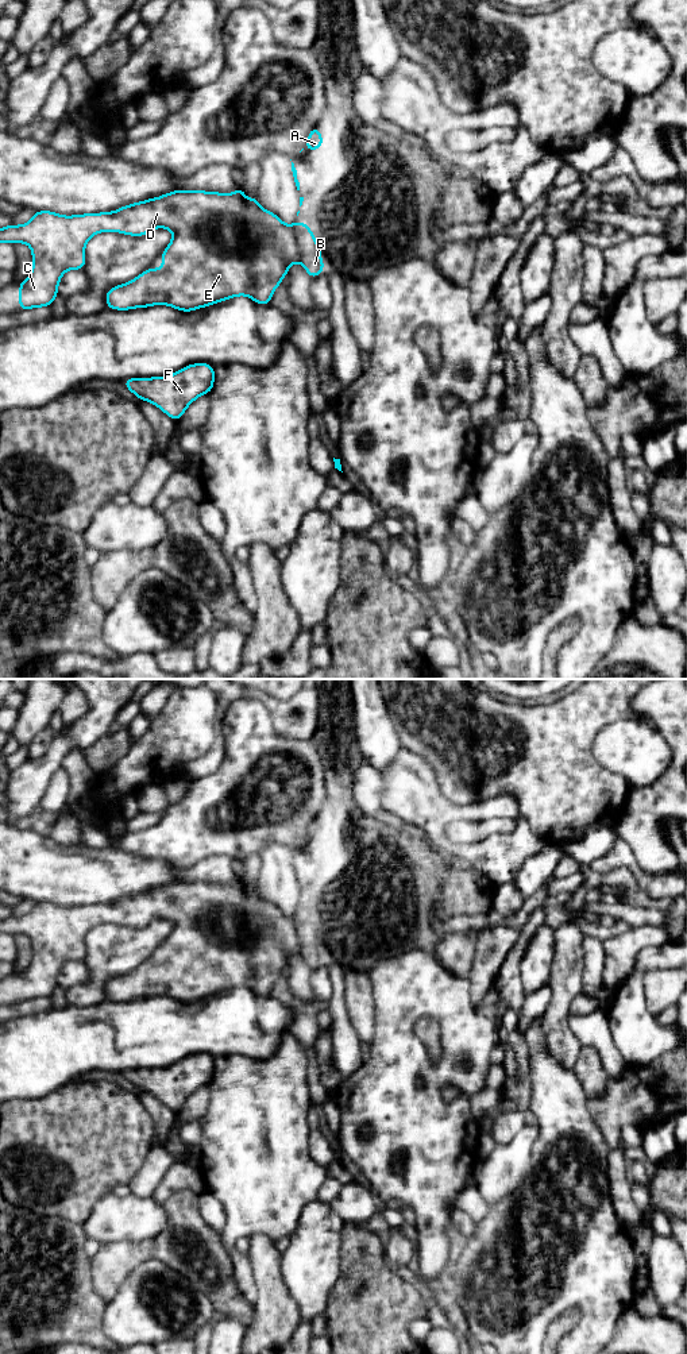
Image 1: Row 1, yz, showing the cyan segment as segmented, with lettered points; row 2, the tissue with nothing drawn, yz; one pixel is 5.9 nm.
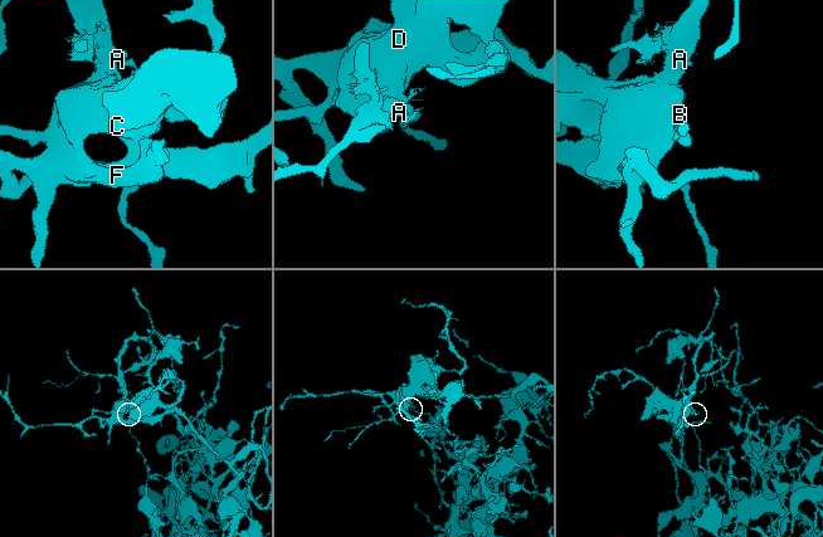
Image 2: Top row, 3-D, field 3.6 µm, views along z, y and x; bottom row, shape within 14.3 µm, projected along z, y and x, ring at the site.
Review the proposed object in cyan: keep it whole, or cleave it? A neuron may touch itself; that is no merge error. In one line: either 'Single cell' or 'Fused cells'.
Single cell

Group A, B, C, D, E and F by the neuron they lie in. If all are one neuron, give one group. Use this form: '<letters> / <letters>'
A B C D E F

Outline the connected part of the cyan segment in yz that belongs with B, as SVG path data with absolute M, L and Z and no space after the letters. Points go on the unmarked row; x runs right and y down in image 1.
M242 877L235 884L181 880L113 903L65 907L36 902L26 915L0 919L0 934L26 934L32 945L31 964L19 975L19 1000L50 999L58 987L62 967L67 961L85 958L85 937L96 925L144 927L155 919L173 923L173 930L162 942L162 958L148 958L136 969L111 979L105 985L107 999L130 1002L169 996L193 1003L238 987L269 996L292 954L301 954L312 971L325 960L320 946L321 937L306 914L296 910L292 917L285 915L275 904L263 900L256 887L247 890Z

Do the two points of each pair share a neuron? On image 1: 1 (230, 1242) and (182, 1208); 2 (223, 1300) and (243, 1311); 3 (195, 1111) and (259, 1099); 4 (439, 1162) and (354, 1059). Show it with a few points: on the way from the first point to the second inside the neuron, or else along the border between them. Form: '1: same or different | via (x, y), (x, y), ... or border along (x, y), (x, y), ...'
1: different | border along (219, 1233), (222, 1243)
2: same | via (228, 1302), (238, 1307)
3: different | border along (211, 1084), (207, 1111), (199, 1121)
4: different | border along (362, 1063), (343, 1077)

